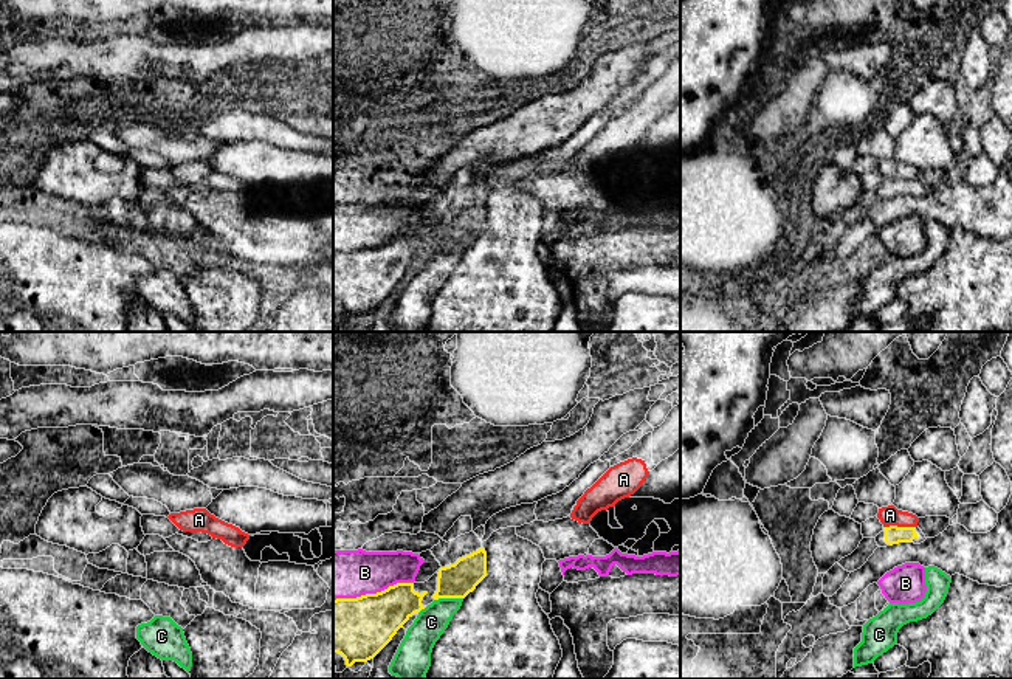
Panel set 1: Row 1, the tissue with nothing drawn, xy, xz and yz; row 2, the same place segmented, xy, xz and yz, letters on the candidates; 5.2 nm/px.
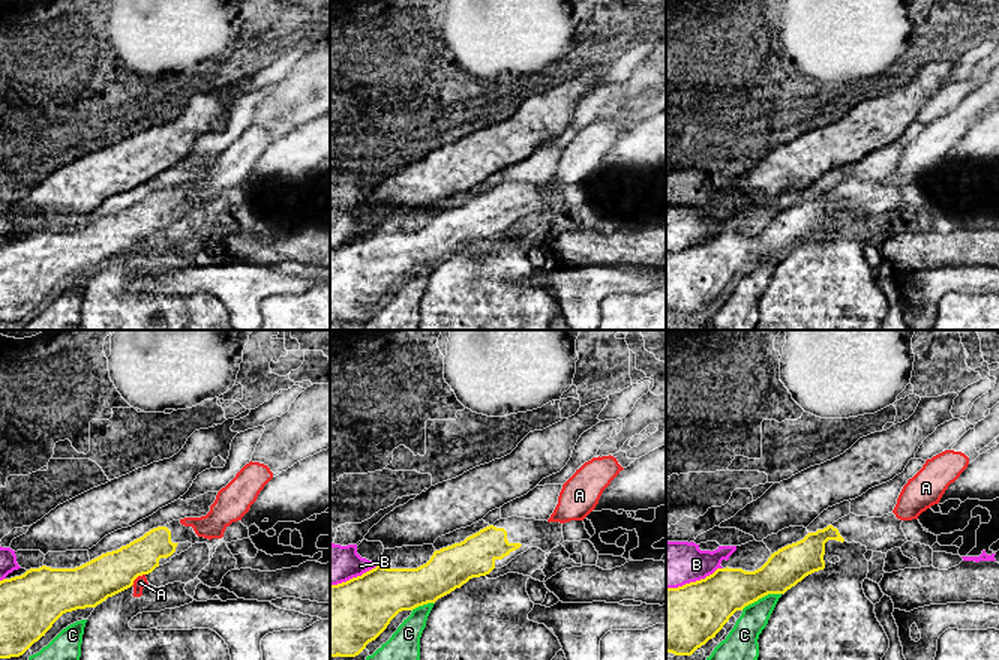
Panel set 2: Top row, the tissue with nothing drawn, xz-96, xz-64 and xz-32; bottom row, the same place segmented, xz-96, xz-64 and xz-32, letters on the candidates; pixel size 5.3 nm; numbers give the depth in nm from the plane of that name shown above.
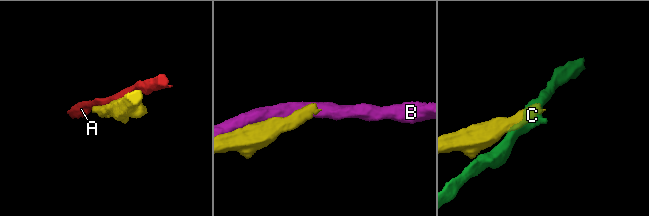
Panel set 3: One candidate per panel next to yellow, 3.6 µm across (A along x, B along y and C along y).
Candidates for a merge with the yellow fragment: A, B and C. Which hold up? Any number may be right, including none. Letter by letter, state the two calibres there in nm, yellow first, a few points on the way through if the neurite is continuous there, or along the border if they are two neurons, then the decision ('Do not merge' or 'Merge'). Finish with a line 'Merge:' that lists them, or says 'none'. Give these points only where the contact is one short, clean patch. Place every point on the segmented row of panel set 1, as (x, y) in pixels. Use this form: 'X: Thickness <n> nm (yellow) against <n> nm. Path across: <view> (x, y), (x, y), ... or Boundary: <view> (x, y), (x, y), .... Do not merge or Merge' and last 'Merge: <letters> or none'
A: Thickness 100 nm (yellow) against 100 nm. Do not merge
B: Thickness 320 nm (yellow) against 260 nm. Do not merge
C: Thickness 180 nm (yellow) against 160 nm. Boundary: xz (462, 597), (439, 597), (434, 600). Do not merge
Merge: none

